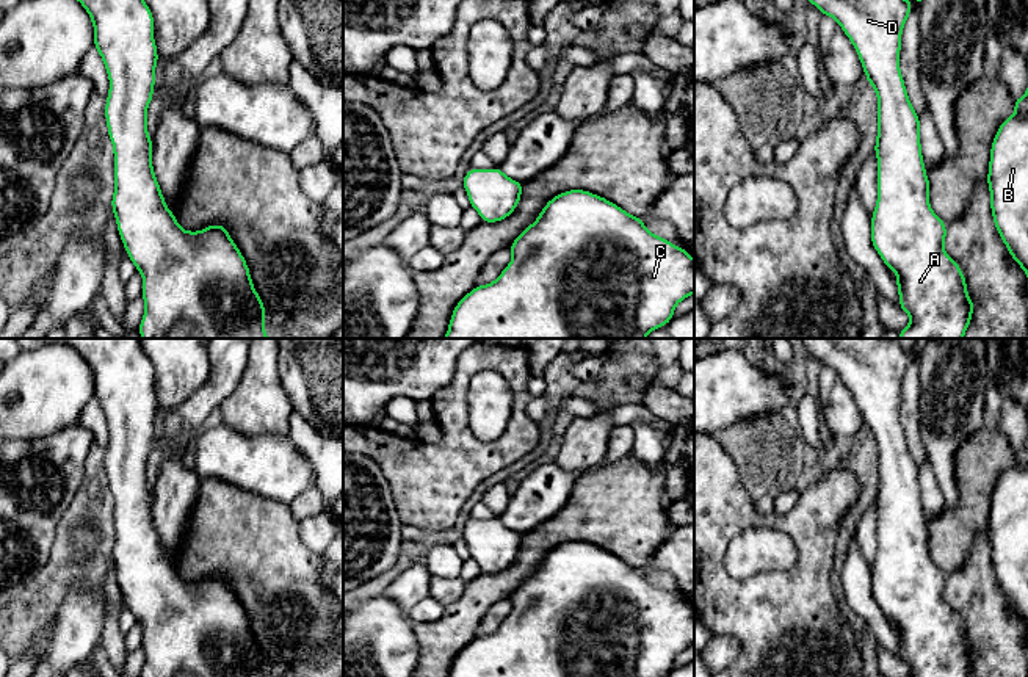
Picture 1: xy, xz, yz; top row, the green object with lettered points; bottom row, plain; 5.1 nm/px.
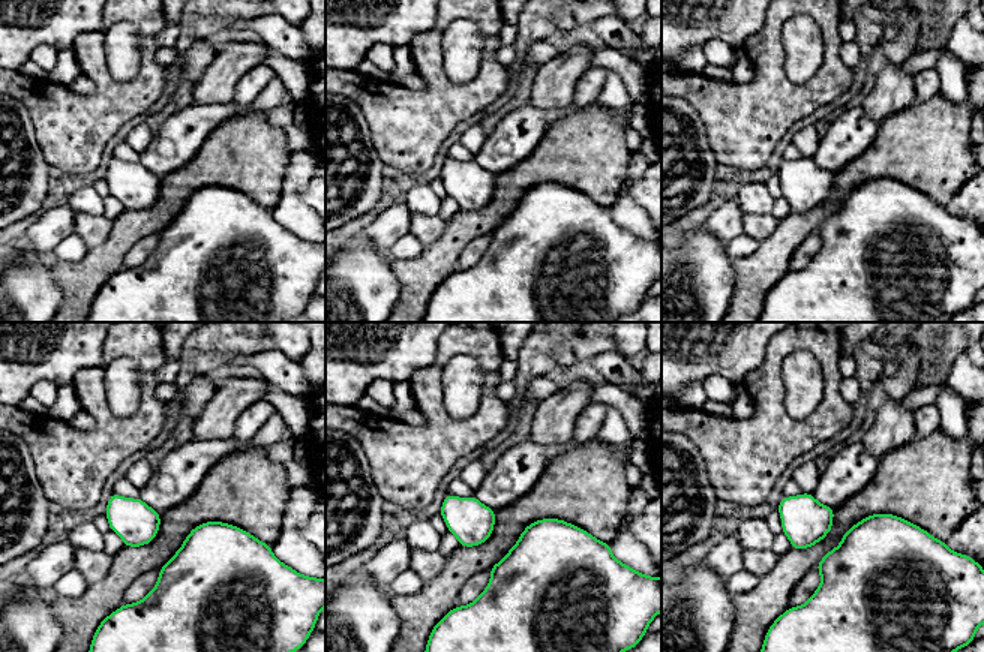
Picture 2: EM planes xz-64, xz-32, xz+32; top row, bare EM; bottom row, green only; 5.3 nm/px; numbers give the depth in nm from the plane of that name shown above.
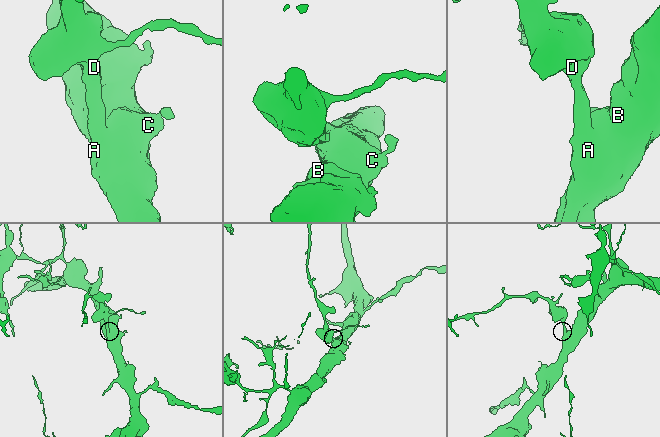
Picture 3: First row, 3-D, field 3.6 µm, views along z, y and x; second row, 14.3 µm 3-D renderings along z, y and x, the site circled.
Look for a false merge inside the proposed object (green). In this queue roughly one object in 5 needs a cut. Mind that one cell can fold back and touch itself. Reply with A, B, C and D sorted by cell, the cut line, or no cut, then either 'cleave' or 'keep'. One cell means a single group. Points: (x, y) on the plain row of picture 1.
A B C D; no cut; keep

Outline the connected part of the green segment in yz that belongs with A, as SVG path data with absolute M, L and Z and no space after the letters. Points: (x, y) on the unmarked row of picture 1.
M791 338L801 343L816 357L823 367L837 371L849 389L862 414L867 433L878 448L878 491L874 505L878 509L878 553L871 567L871 596L879 608L896 627L900 660L910 668L909 677L970 677L975 660L967 644L967 633L961 617L945 603L947 575L929 556L929 530L925 522L920 494L920 469L917 467L906 442L900 422L900 403L903 378L912 362L907 349L898 338Z

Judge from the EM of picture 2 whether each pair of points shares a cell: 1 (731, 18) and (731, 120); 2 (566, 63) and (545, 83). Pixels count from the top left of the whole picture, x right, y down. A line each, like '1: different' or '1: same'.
1: different
2: same

